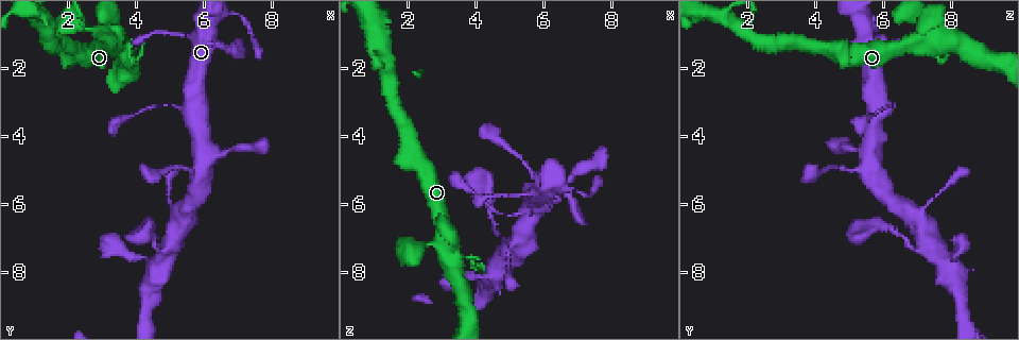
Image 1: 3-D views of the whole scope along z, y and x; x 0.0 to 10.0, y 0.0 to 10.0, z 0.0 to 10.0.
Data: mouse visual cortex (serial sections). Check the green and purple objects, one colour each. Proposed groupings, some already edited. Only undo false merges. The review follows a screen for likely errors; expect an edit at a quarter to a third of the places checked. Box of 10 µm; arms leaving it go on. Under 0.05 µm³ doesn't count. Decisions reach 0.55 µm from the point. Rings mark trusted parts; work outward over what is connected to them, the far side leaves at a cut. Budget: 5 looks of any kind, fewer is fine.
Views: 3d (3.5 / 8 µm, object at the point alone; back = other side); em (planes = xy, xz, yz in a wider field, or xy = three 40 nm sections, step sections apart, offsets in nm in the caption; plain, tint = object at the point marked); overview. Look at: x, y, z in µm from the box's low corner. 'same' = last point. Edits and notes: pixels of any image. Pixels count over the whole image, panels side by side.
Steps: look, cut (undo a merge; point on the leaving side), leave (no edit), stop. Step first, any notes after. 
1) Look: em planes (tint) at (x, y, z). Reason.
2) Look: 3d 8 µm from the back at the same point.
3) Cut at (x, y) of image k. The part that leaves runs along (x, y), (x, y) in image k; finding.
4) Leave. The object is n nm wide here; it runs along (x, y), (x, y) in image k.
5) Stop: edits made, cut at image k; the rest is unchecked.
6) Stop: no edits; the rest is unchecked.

Look: 3d 3.5 µm from the back at (5.60, 3.20, 6.15). Branch point.

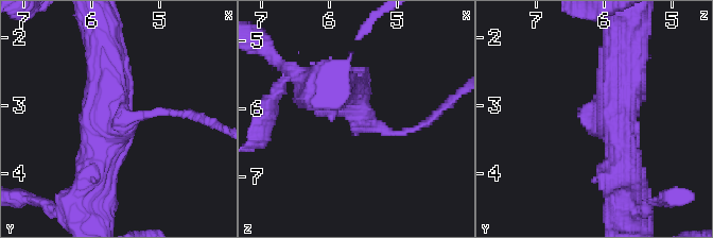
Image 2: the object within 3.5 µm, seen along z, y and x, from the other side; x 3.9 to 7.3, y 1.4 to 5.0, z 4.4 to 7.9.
Look: em xy step 1 (tint) at (5.60, 3.25, 6.10). 3 arms meet here; the arms are 100, 500, 500 nm wide; need the tissue.

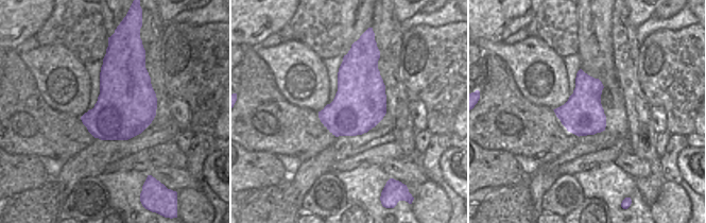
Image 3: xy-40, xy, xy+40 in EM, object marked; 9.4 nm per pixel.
Leave. The object is 500 nm wide here; it runs along (106, 49), (109, 140), (92, 190) in image 2; continuous, no second cell.

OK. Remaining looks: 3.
Look: 3d 3.5 µm at (4.50, 7.65, 8.05). Two arms in line, one across.

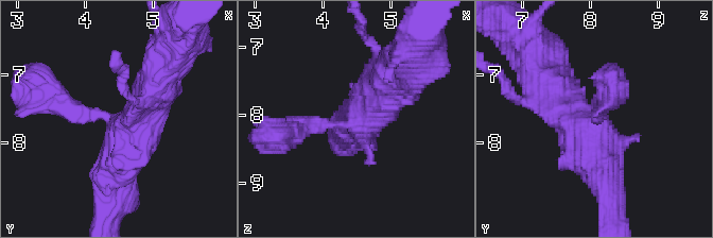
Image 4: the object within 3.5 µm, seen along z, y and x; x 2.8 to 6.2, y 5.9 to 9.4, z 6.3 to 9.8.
Look: em xy step 1 (tint) at (4.40, 7.70, 8.10). Now the EM.

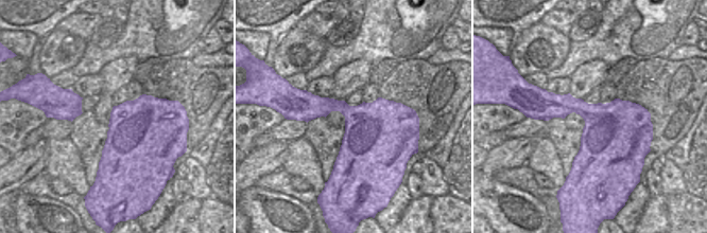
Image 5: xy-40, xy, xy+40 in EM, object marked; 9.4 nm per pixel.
Leave. It runs along (549, 80), (586, 132), (611, 194) in image 4; continuous, no second cell.

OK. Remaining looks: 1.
Stop: no edits; the rest is unchecked.

